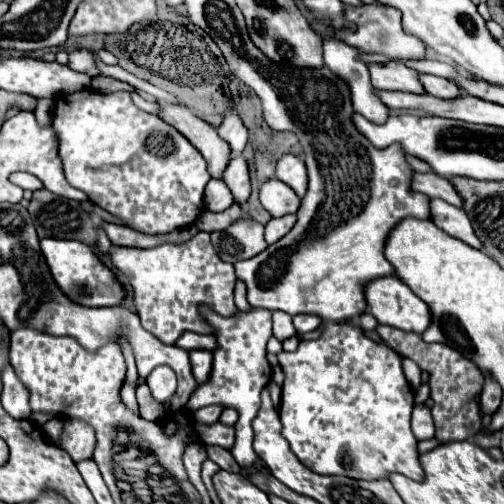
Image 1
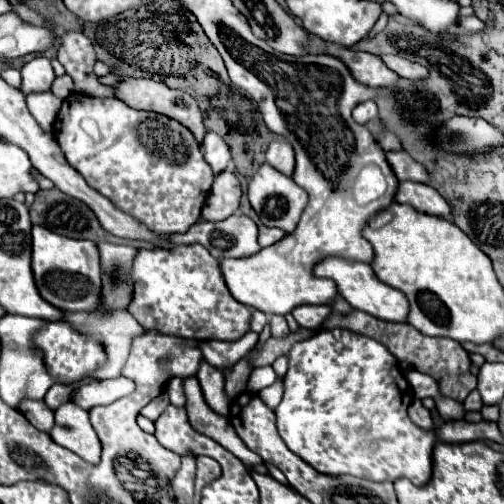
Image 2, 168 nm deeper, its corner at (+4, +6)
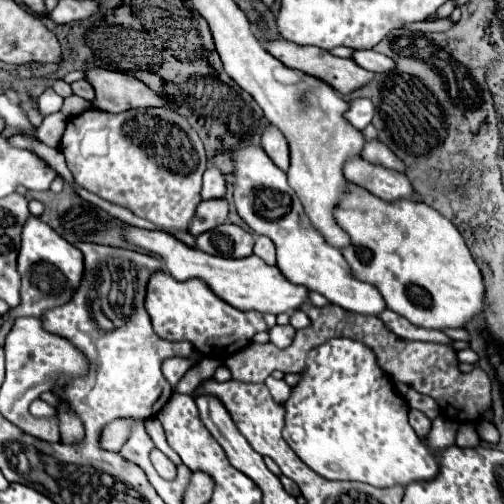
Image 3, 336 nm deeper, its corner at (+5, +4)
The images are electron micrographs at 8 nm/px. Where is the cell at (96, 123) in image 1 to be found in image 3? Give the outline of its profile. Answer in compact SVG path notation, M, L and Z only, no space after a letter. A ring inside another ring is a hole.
M88 109L68 119L60 151L76 183L90 193L130 209L160 229L188 229L200 203L206 151L198 133L174 109L132 109L116 115Z

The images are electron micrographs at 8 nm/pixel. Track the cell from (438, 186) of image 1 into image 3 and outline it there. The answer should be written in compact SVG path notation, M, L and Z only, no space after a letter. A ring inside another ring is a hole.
M372 139L372 141L366 141L364 147L362 147L362 159L366 161L372 161L372 163L380 163L388 169L394 169L394 171L404 171L404 163L378 139Z

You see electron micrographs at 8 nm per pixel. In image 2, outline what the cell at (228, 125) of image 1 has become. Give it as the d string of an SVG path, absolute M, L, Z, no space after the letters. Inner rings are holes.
M207 133L203 141L203 155L205 161L211 165L213 173L221 173L231 165L231 149L227 143L223 143L223 137L219 133Z

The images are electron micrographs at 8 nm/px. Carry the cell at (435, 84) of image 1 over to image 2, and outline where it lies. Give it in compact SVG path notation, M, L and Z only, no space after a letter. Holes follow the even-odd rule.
M381 55L381 59L385 61L385 65L389 69L393 69L397 75L405 77L405 79L411 79L411 81L421 81L421 79L427 79L427 73L429 69L419 65L419 63L413 63L413 61L407 61L399 55Z

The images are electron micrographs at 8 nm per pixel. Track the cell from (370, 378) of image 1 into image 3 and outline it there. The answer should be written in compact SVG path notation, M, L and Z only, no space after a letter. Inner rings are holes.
M330 339L308 353L306 371L300 377L302 381L284 403L284 441L310 469L326 479L360 481L372 487L434 479L436 449L454 445L458 425L436 417L428 441L422 441L408 423L408 403L394 391L368 347L352 339Z

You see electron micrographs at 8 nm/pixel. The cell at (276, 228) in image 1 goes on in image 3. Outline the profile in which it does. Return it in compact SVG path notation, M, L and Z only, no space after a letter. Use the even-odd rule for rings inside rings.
M256 235L256 245L254 245L254 255L258 255L264 263L276 265L276 249L274 243L270 243L268 237Z

